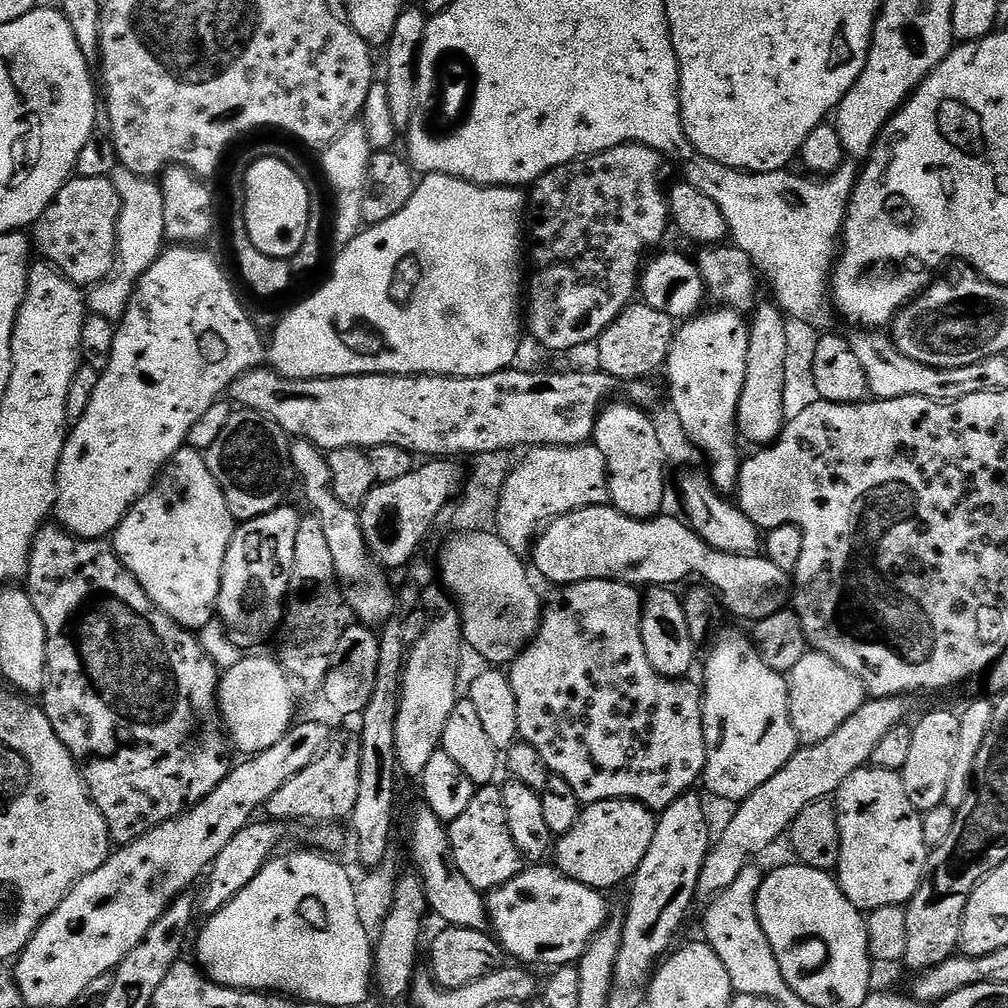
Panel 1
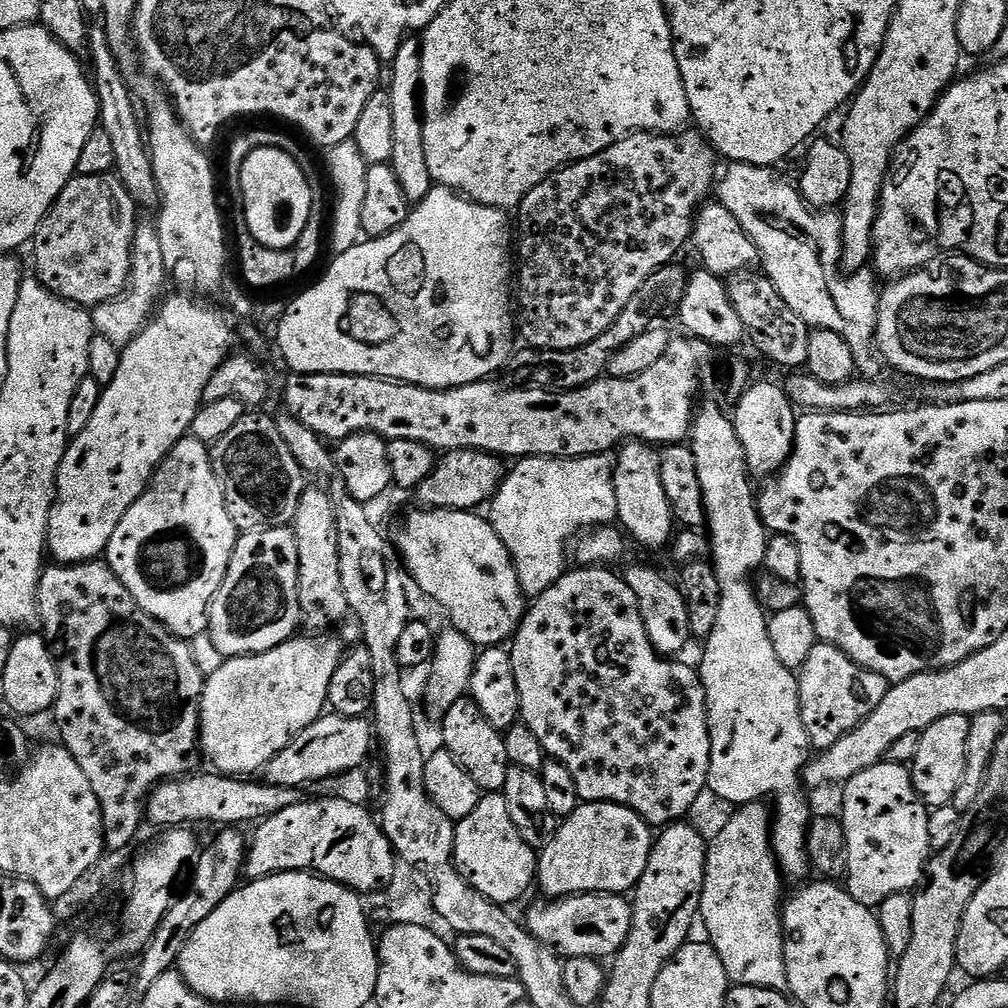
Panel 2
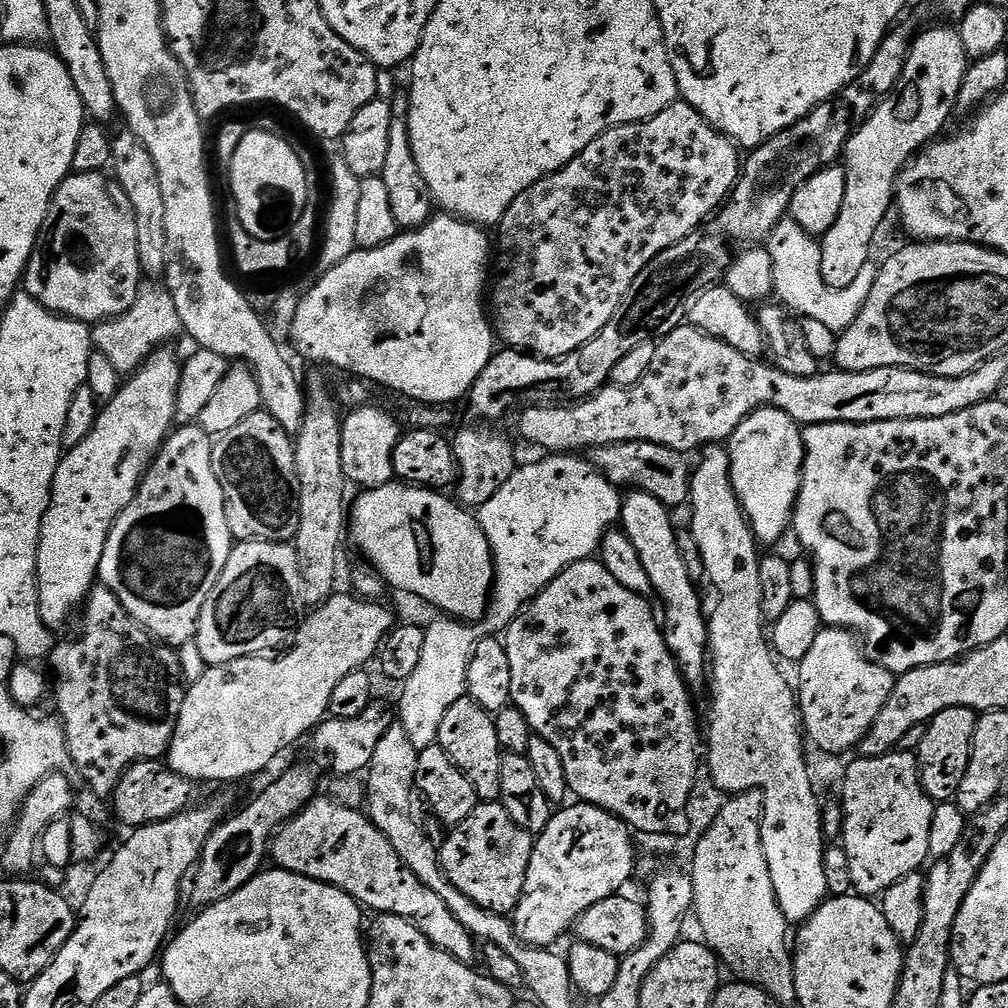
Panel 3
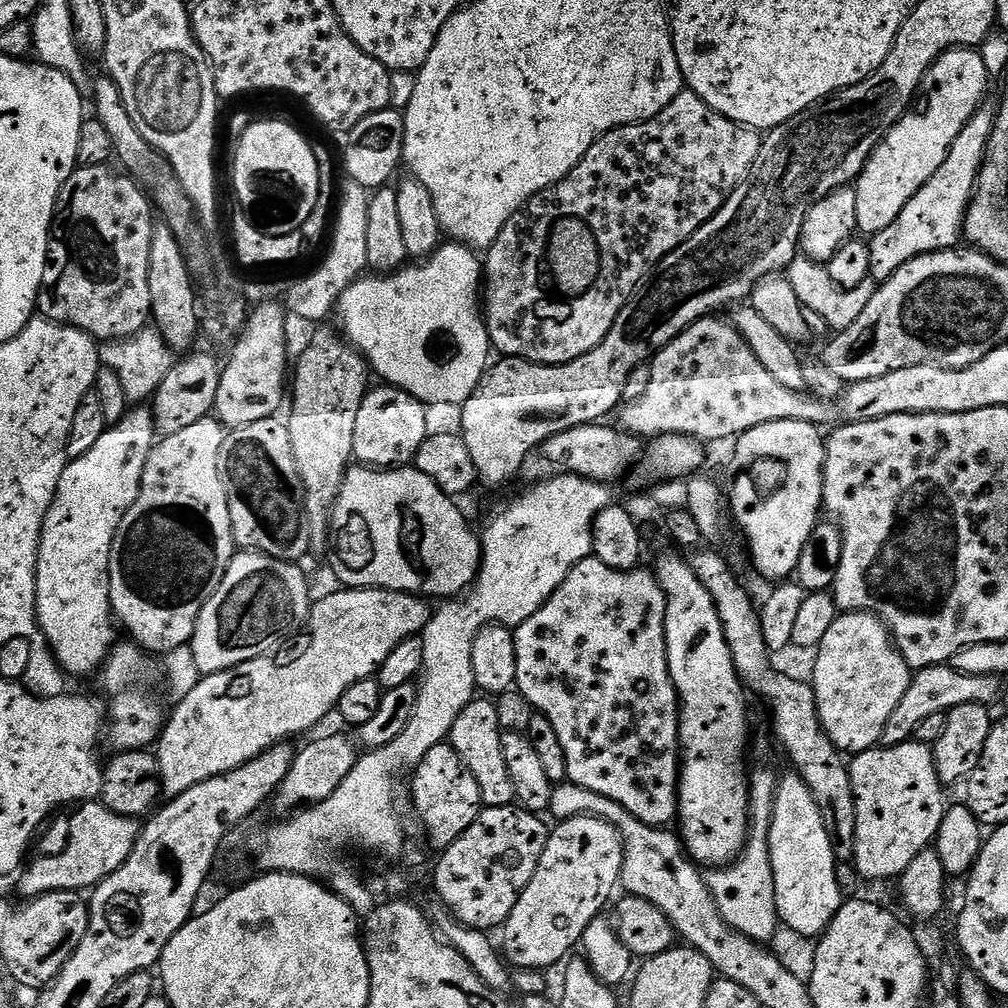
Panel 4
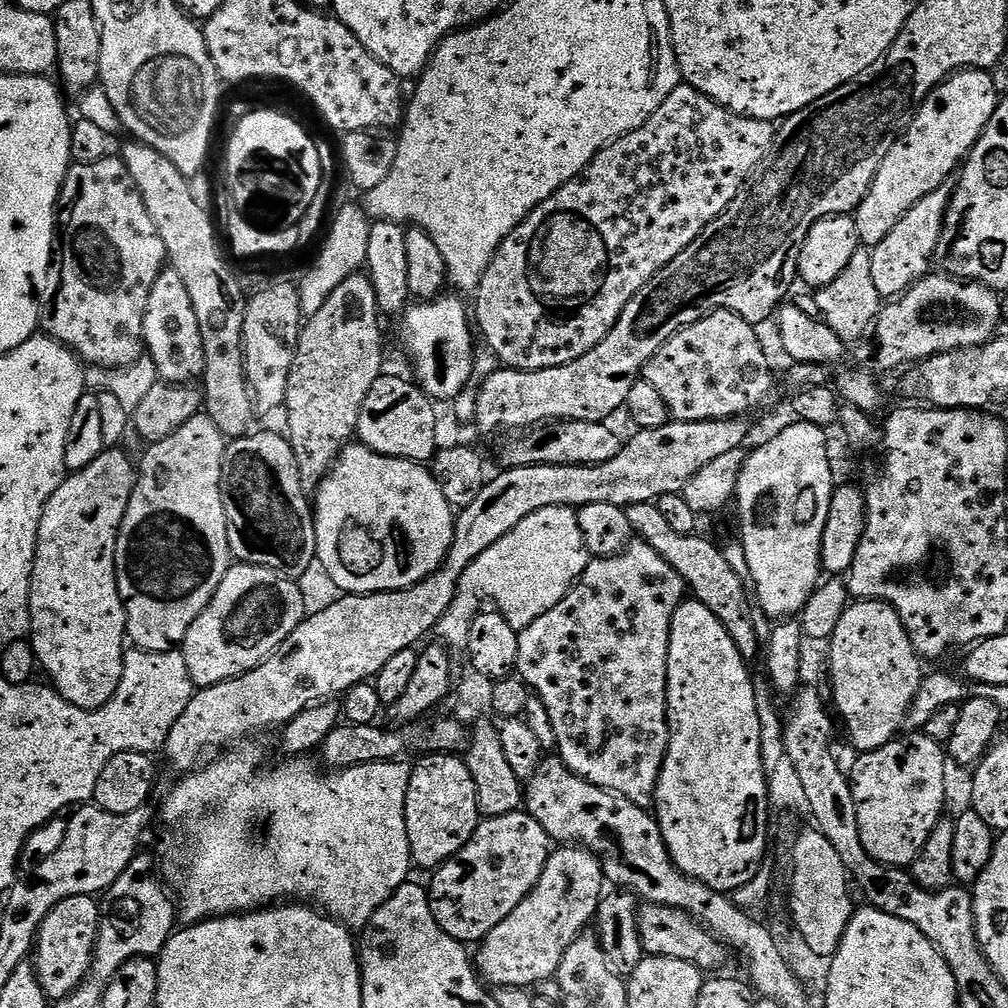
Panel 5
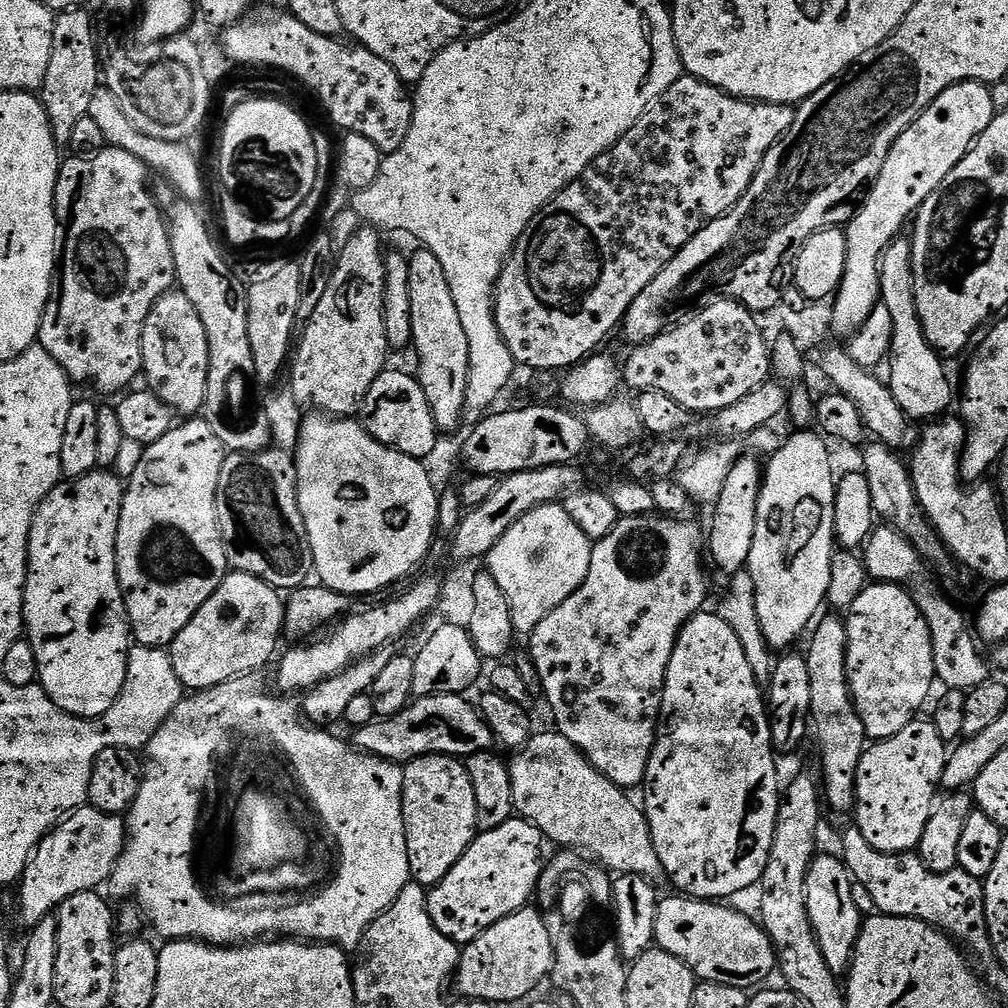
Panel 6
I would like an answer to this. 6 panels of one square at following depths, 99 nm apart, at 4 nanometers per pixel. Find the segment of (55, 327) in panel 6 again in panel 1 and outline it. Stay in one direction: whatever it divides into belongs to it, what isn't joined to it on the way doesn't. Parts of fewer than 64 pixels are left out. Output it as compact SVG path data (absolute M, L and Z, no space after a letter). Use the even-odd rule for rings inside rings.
M76 176L58 190L58 194L46 206L46 210L36 219L30 236L34 241L34 248L41 252L43 259L53 264L60 273L77 286L91 286L100 284L112 273L112 267L116 265L116 227L120 217L120 199L118 192L114 190L111 179L82 178Z

